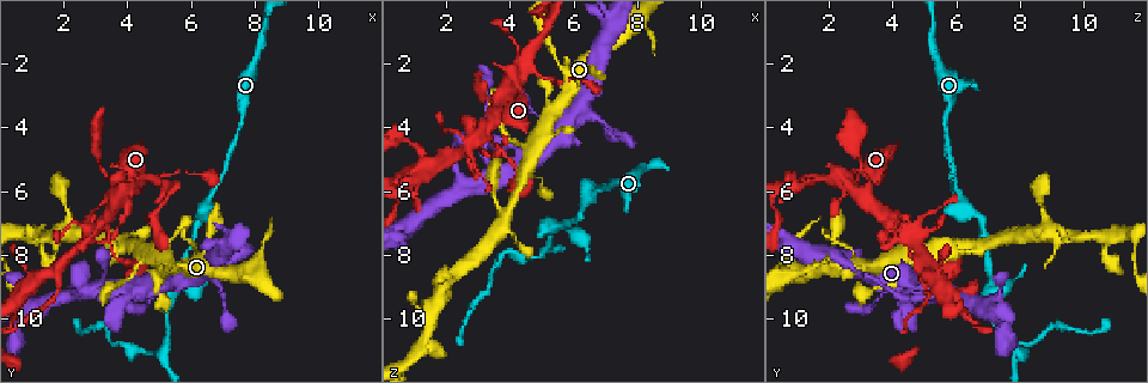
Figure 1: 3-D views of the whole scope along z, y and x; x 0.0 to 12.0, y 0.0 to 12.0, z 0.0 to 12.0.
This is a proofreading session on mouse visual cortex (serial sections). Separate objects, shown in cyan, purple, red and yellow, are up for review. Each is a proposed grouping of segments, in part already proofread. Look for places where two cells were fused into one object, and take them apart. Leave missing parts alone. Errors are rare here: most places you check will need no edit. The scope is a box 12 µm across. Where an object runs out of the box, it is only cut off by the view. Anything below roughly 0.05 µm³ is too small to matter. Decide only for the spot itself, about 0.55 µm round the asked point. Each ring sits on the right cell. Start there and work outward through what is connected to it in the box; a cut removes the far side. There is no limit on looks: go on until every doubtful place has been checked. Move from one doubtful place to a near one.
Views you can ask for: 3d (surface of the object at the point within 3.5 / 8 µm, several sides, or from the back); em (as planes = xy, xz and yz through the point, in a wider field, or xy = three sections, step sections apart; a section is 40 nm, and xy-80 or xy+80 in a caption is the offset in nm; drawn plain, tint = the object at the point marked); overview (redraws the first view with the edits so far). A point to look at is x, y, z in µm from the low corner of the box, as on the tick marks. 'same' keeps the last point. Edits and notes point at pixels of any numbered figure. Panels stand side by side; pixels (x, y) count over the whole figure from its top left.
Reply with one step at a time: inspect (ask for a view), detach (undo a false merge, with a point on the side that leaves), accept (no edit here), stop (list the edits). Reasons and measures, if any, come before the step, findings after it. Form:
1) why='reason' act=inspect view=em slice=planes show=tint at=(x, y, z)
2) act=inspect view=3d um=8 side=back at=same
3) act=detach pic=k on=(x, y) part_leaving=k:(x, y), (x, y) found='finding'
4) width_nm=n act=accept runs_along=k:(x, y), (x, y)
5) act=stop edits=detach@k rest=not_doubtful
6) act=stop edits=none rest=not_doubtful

act=inspect view=3d um=3.5 at=(5.5, 8.9, 7.1)

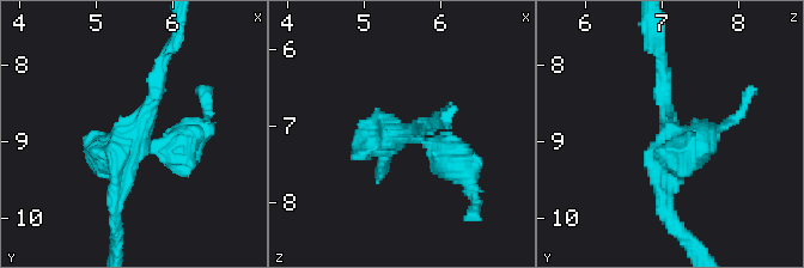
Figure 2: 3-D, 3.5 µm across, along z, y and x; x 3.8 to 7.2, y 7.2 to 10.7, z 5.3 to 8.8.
why='now the EM' act=inspect view=em slice=xy step=3 show=tint at=(5.55, 8.85, 7.10)

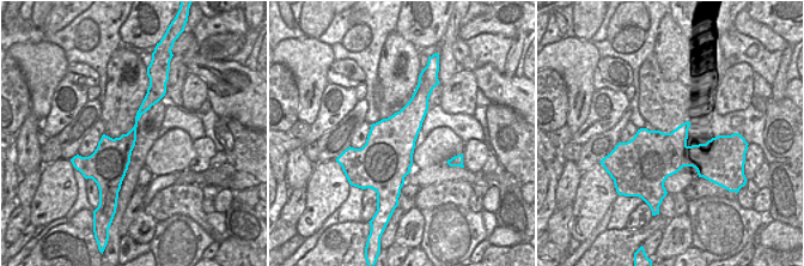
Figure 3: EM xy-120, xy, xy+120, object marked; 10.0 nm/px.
width_nm=500 act=accept runs_along=3:(156, 89), (113, 156), (113, 180) found='all the same cell'

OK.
why='sharp bend' act=inspect view=3d um=3.5 at=(5.2, 10.9, 7.8)

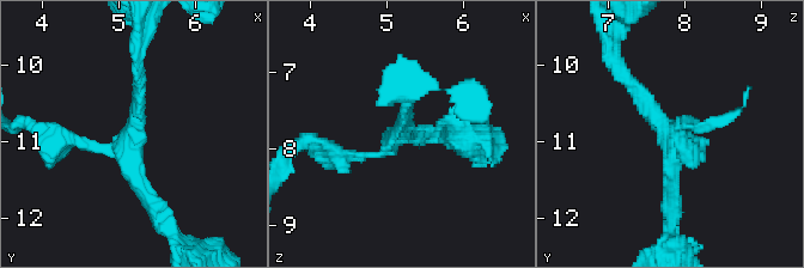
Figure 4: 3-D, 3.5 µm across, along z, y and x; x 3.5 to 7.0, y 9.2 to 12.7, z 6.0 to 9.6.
arms=3 arm_widths_nm=100,200,200 act=inspect view=em slice=xy step=2 show=tint at=(5.15, 10.85, 7.75)

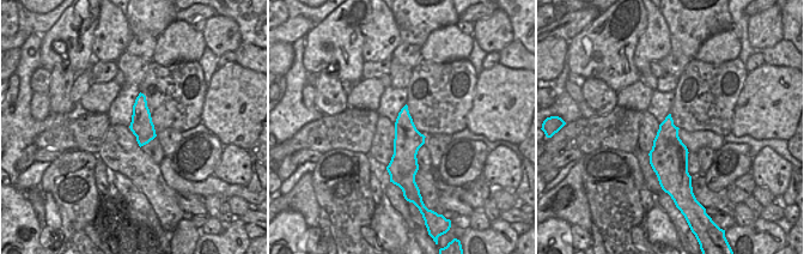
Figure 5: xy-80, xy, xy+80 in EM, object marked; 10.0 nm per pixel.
act=accept runs_along=4:(619, 65), (680, 150), (695, 142) found='one cell here'

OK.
why='sharp bend' act=inspect view=3d um=8 at=(3.9, 10.9, 7.9)

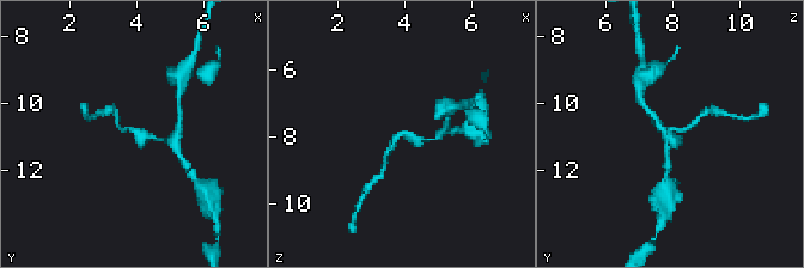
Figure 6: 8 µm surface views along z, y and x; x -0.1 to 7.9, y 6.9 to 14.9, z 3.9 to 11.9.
arm_widths_nm=100,150 why='now the EM' act=inspect view=em slice=planes show=tint at=(4.0, 10.8, 7.9)

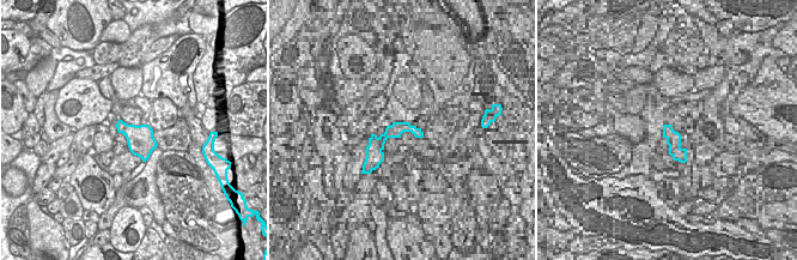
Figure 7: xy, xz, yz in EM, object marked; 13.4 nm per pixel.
width_nm=360 act=accept runs_along=6:(432, 139), (402, 133), (384, 158) found='continuous, no second cell'

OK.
act=stop edits=none rest=not_doubtful

